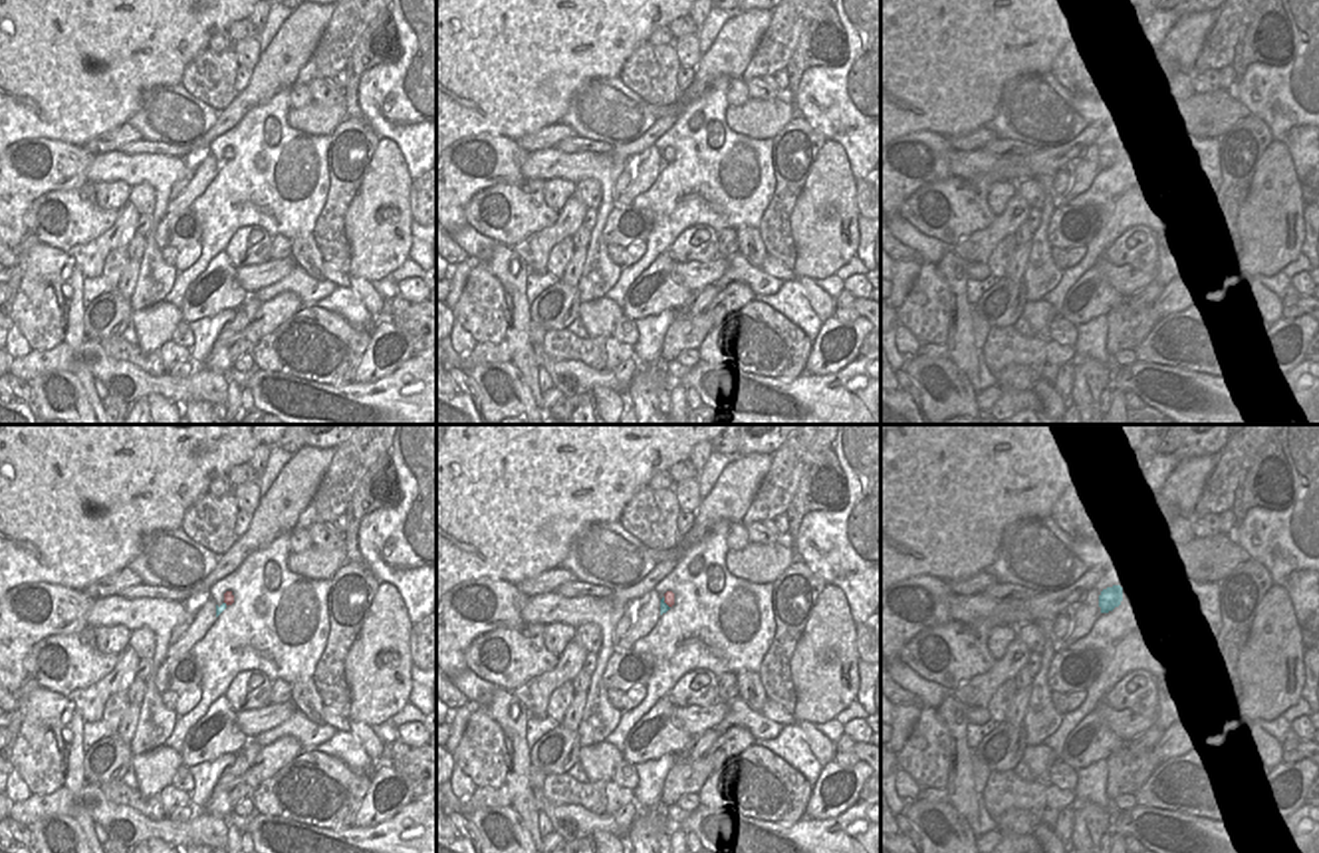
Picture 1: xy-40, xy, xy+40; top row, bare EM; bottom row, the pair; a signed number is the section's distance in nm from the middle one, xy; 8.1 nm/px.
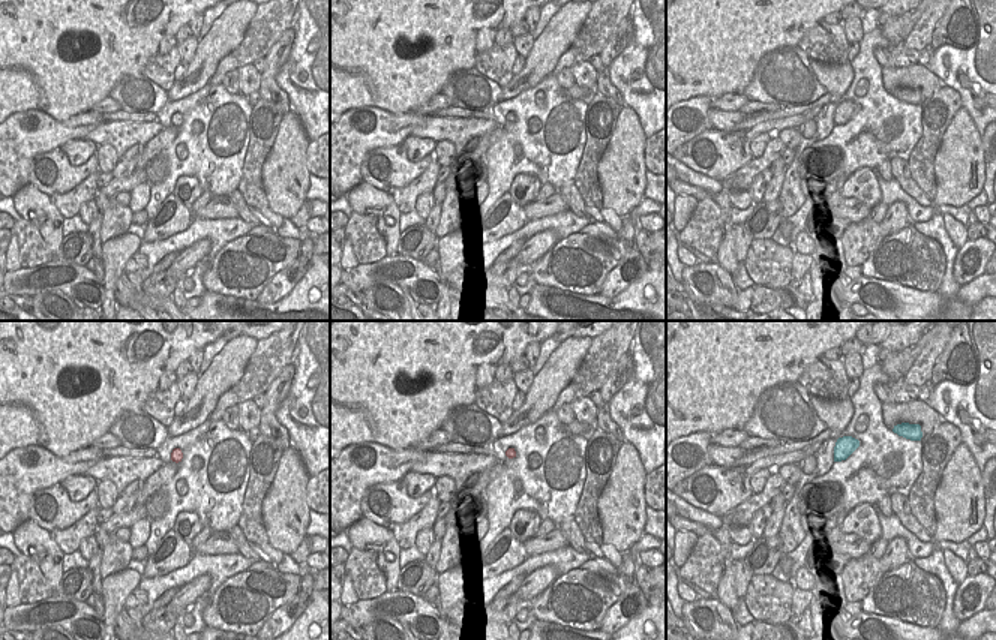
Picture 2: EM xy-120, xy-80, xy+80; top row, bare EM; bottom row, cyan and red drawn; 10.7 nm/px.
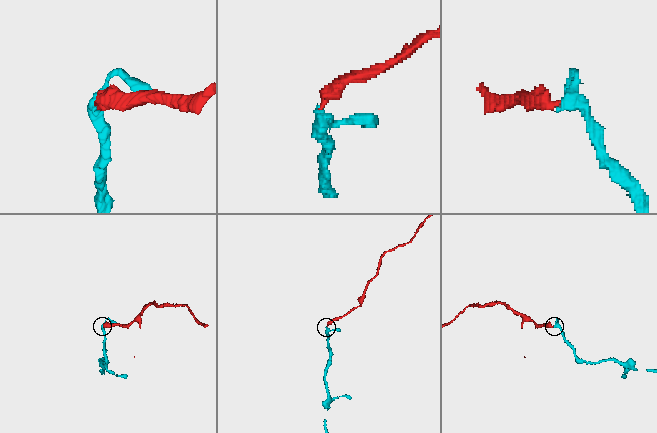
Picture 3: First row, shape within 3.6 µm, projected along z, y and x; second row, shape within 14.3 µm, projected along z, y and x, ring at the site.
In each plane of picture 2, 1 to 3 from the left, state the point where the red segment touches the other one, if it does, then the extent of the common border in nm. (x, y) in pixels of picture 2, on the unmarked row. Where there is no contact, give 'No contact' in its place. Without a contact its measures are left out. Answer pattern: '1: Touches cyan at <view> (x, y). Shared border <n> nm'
1: No contact
2: No contact
3: No contact

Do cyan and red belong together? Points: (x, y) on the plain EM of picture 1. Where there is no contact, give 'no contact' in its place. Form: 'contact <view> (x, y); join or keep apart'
contact xy (665, 159); join

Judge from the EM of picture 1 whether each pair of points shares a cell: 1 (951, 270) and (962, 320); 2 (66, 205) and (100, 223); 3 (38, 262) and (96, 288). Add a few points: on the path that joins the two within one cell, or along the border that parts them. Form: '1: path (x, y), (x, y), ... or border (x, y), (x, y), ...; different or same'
1: path (959, 282), (962, 308); same
2: path (74, 213), (82, 221), (92, 221); same
3: border (84, 276), (86, 306); different

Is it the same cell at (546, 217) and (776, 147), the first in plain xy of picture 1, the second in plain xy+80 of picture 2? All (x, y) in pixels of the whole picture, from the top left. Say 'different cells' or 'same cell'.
different cells

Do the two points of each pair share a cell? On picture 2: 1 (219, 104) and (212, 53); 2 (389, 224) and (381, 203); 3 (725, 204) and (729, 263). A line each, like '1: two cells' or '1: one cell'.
1: two cells
2: one cell
3: one cell

